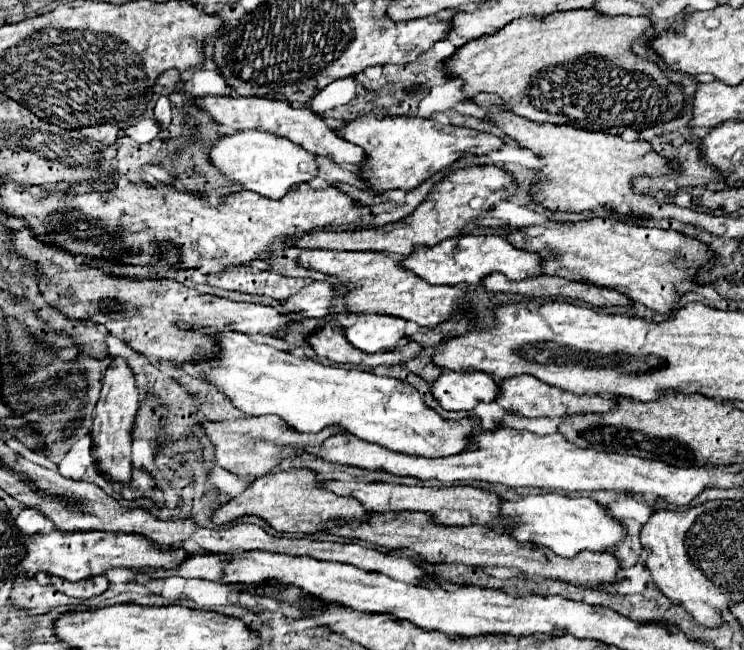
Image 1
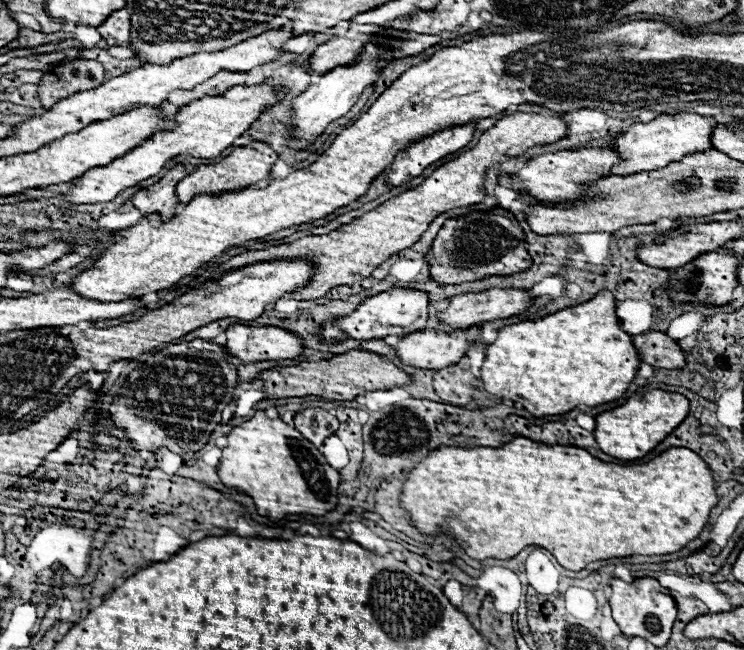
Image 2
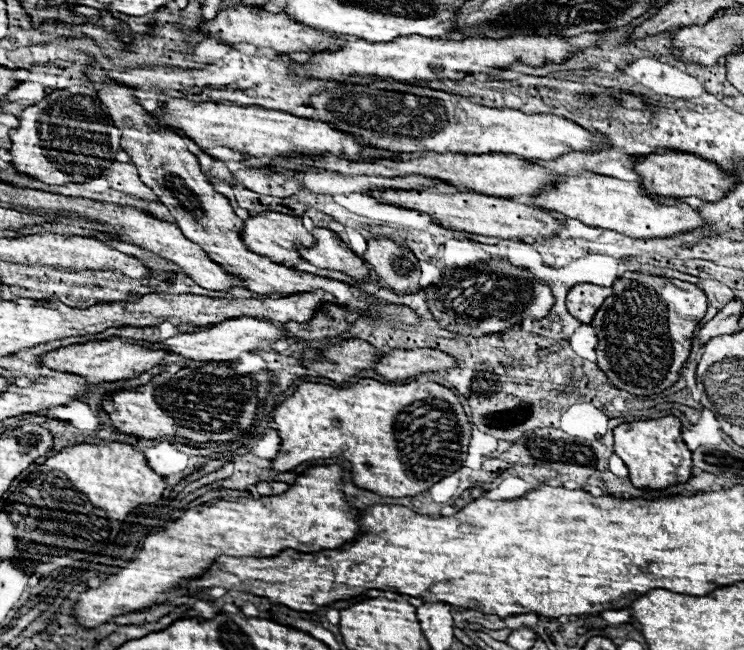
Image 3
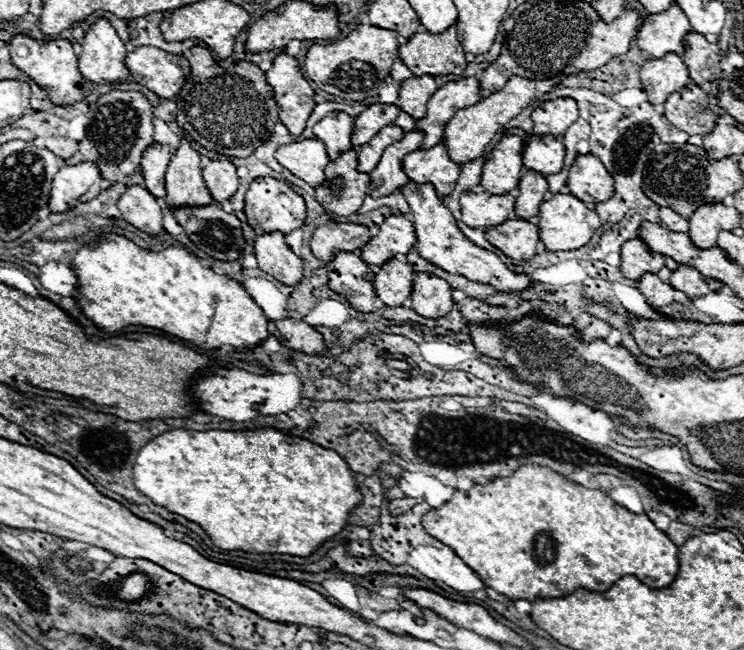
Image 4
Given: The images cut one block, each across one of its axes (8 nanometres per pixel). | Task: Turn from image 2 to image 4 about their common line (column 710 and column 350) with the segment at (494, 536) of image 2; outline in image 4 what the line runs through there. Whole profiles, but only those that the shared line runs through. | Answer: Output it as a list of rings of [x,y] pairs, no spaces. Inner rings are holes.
[[[272,428],[246,432],[168,430],[140,450],[132,476],[134,488],[140,494],[202,526],[218,548],[252,554],[308,556],[348,524],[348,512],[362,500],[354,486],[352,472],[334,450]]]

